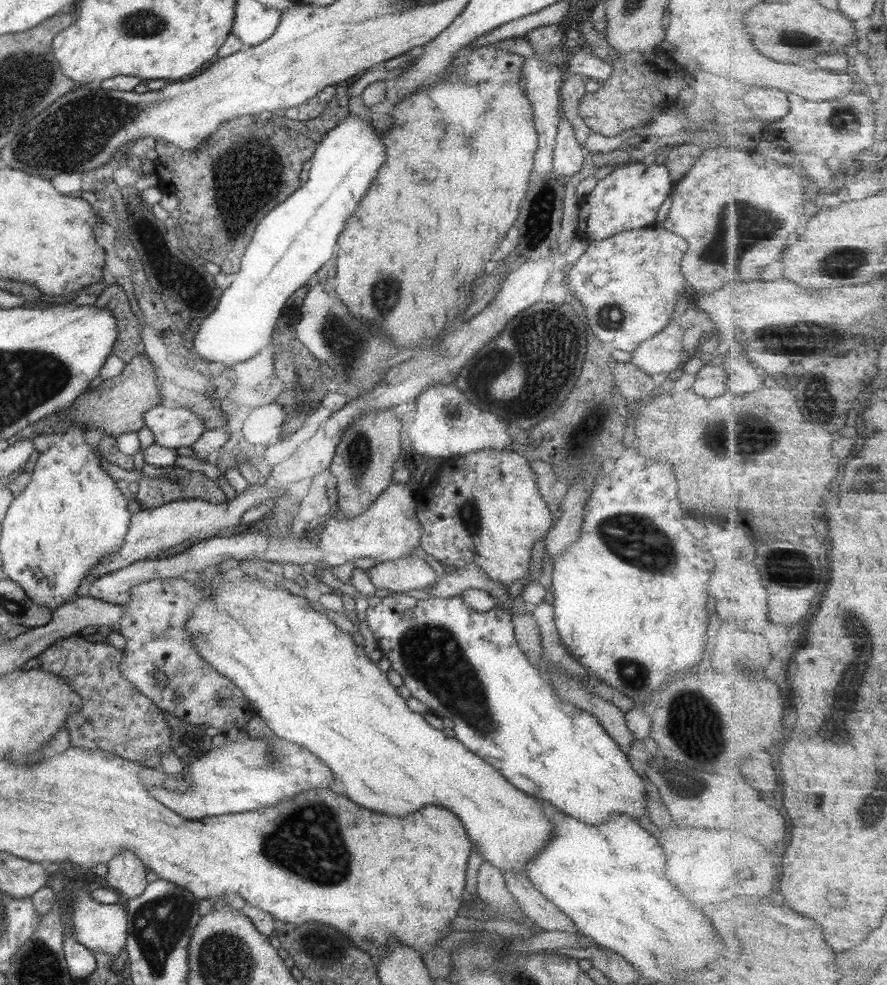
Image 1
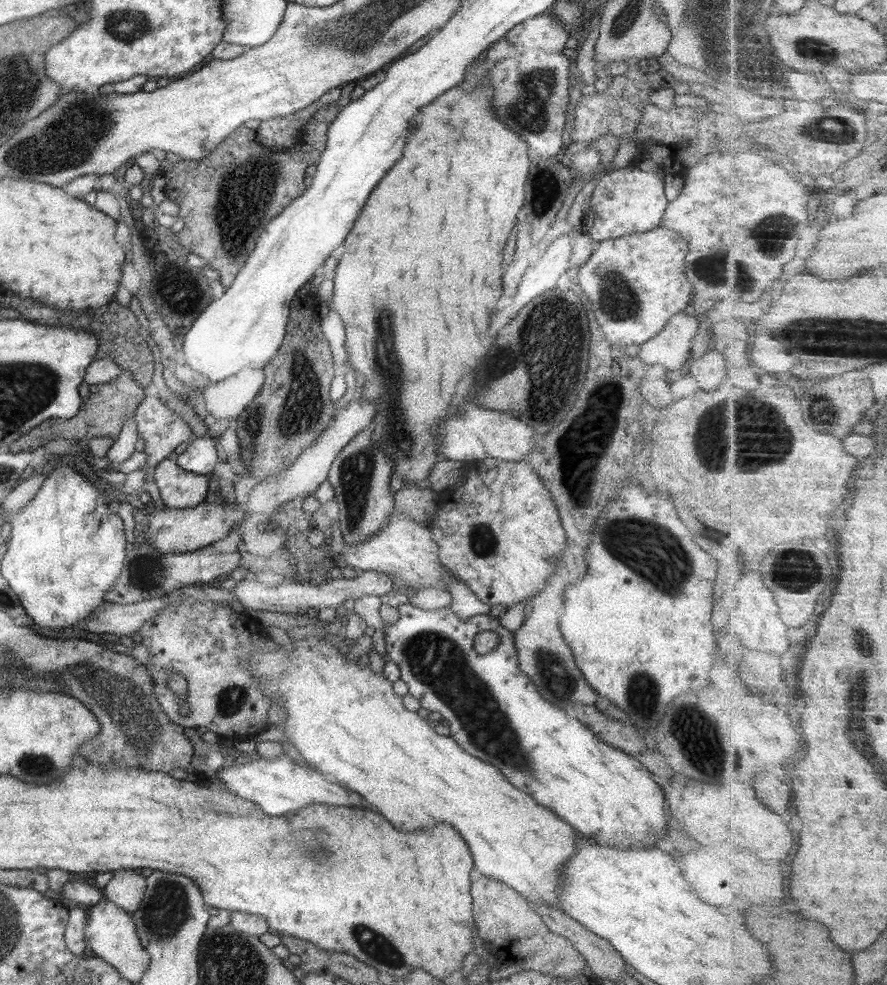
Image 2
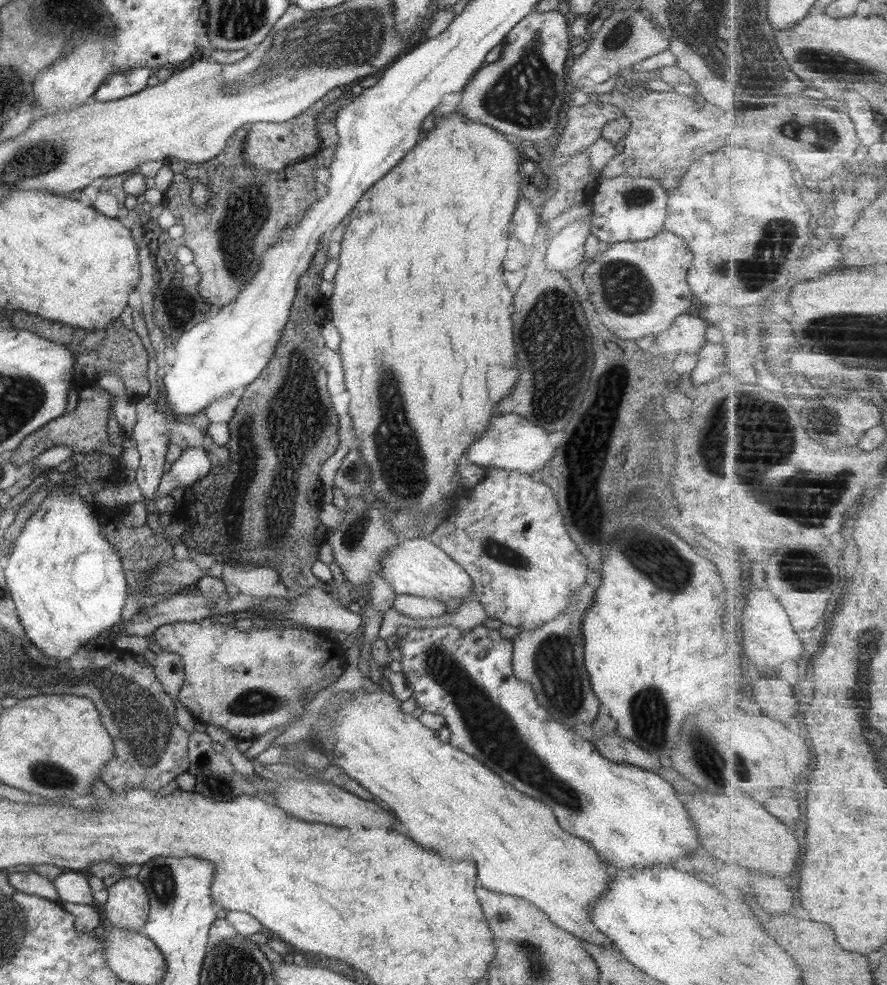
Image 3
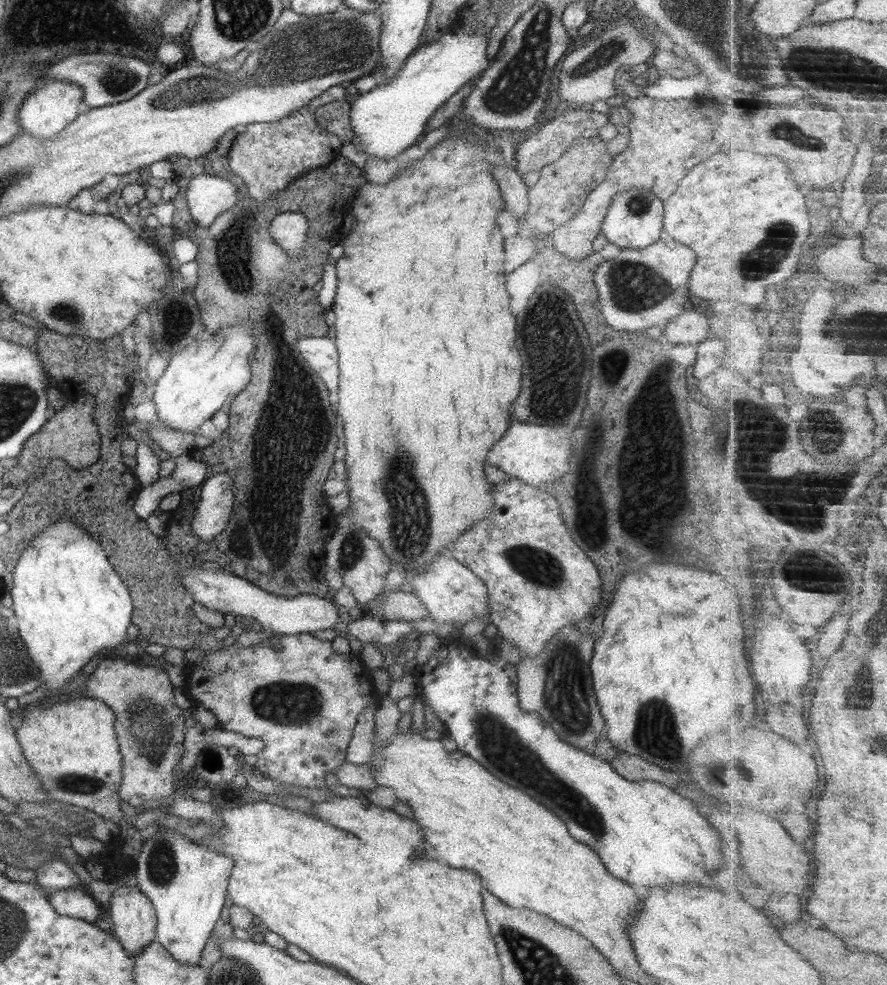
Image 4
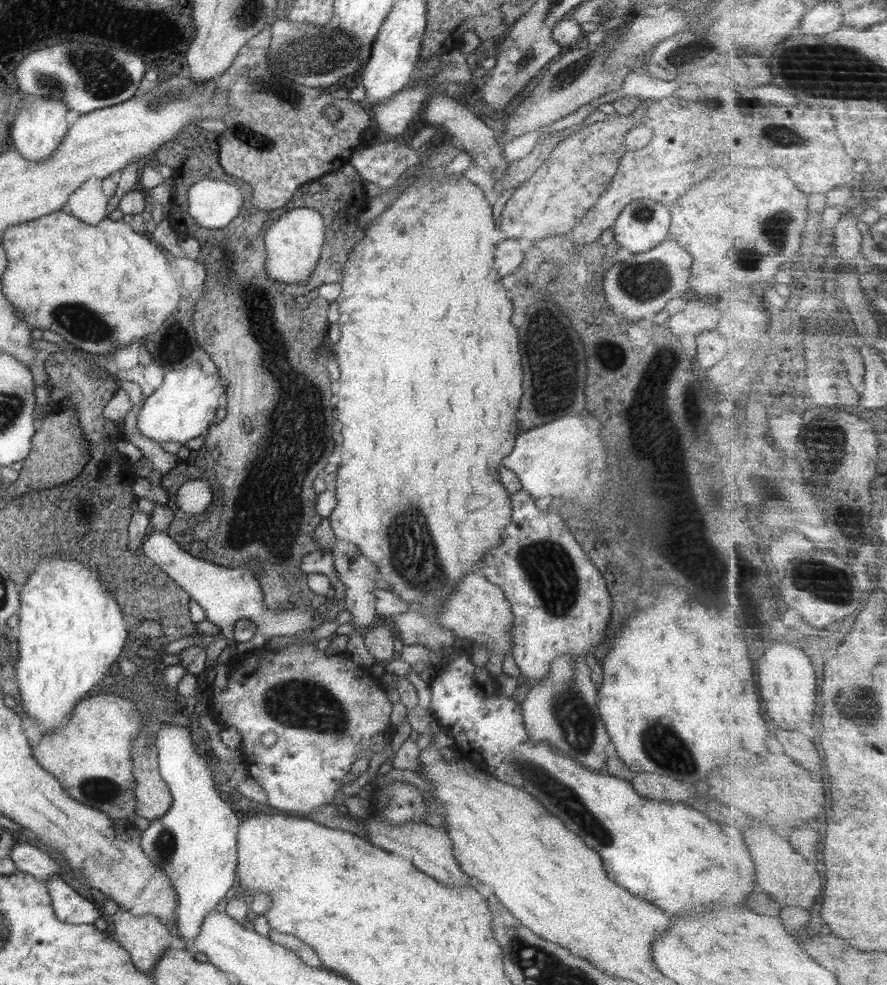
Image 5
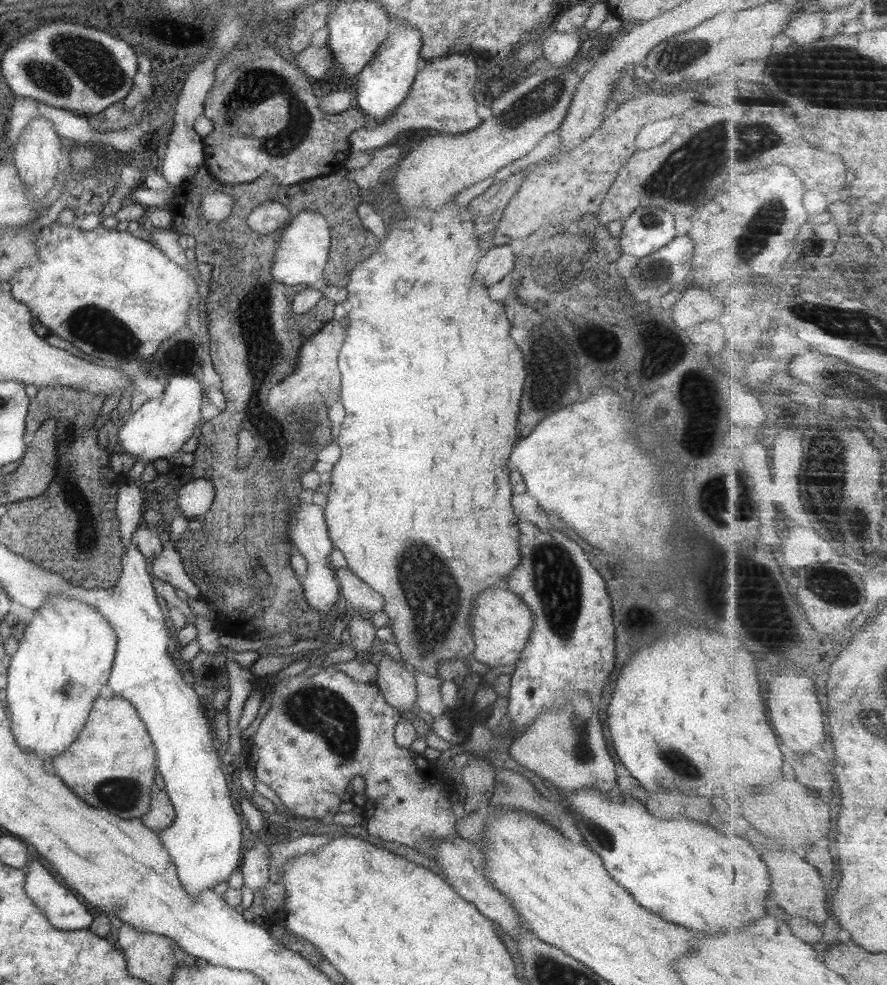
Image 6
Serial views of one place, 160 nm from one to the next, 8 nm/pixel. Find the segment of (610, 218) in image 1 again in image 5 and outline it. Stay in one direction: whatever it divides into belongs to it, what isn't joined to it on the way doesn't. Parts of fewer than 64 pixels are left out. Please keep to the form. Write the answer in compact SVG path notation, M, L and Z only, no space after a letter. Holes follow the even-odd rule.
M648 198L633 200L633 202L626 204L625 208L622 208L622 211L614 220L613 226L611 226L614 232L613 243L617 243L621 248L625 248L631 255L647 252L651 248L655 248L661 241L669 238L667 234L670 220L668 206Z

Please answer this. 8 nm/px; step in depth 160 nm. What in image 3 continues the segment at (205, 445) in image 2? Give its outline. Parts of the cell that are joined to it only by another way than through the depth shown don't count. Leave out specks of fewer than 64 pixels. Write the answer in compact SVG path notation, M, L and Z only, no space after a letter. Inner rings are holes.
M187 447L162 474L154 499L169 495L178 486L192 486L192 483L207 476L213 461L202 447Z

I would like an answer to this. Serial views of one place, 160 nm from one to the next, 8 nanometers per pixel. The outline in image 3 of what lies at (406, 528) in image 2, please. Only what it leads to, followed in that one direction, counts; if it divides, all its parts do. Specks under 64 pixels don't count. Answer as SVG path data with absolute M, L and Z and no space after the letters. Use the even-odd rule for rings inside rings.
M423 537L413 538L409 544L403 544L401 548L395 546L379 559L379 578L387 581L393 592L405 593L430 598L439 602L459 600L464 602L473 596L473 581L453 560L437 546L425 542Z

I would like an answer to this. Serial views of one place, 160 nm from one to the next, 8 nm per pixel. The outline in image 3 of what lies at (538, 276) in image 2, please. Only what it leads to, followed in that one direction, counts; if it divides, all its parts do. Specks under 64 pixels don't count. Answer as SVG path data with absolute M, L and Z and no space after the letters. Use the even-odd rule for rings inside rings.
M590 215L585 220L574 220L566 224L551 239L547 246L545 266L549 270L571 270L585 260L583 246L590 233Z

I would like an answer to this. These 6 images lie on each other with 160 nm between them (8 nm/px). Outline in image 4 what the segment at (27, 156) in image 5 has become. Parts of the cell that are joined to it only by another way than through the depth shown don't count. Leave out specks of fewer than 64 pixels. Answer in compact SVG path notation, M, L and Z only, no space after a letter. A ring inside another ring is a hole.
M51 80L36 84L18 108L18 125L33 138L51 138L65 128L83 109L83 93L67 80Z

